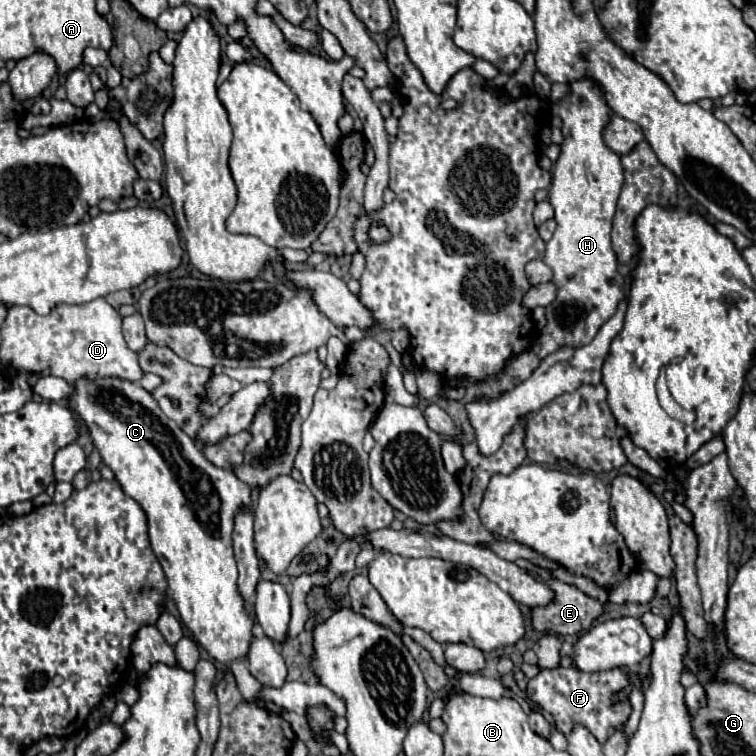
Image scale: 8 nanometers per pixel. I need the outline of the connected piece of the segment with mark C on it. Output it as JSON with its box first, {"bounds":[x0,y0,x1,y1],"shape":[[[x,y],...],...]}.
{"bounds":[70,379,254,665],"shape":[[[98,379],[98,381],[78,381],[74,385],[74,395],[70,397],[70,405],[72,409],[84,419],[84,423],[88,425],[90,429],[90,437],[92,441],[96,443],[96,449],[100,451],[102,455],[102,461],[114,471],[118,483],[122,485],[124,493],[130,495],[134,501],[140,503],[140,507],[144,509],[146,517],[148,517],[148,533],[150,533],[150,543],[154,545],[154,553],[166,573],[166,579],[168,579],[168,589],[170,589],[170,595],[180,611],[180,617],[182,617],[182,623],[184,627],[192,633],[194,641],[204,647],[208,651],[208,655],[214,659],[214,661],[220,661],[224,665],[232,663],[232,661],[238,661],[238,659],[246,659],[248,657],[248,645],[252,645],[252,629],[254,629],[254,619],[248,615],[246,611],[246,601],[244,597],[240,595],[238,591],[238,569],[236,569],[236,559],[234,555],[228,555],[228,547],[232,547],[232,527],[234,527],[234,515],[236,511],[240,509],[240,505],[248,505],[250,503],[250,489],[248,485],[244,485],[232,471],[226,471],[226,469],[220,469],[216,465],[212,465],[198,449],[198,445],[194,443],[194,439],[190,439],[172,419],[168,419],[162,409],[156,405],[154,397],[140,385],[140,383],[130,383],[130,381],[120,381],[120,379]]]}

